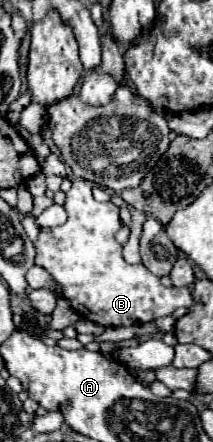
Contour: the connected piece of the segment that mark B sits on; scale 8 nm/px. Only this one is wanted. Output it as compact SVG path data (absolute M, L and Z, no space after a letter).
M73 179L73 187L67 191L65 209L69 219L59 227L41 227L35 241L35 263L47 269L61 285L65 301L83 317L103 327L149 323L163 315L173 313L177 307L195 305L189 287L165 287L145 265L129 265L121 255L121 245L115 241L115 233L123 221L119 207L111 201L99 203L91 195L93 183L87 179Z

